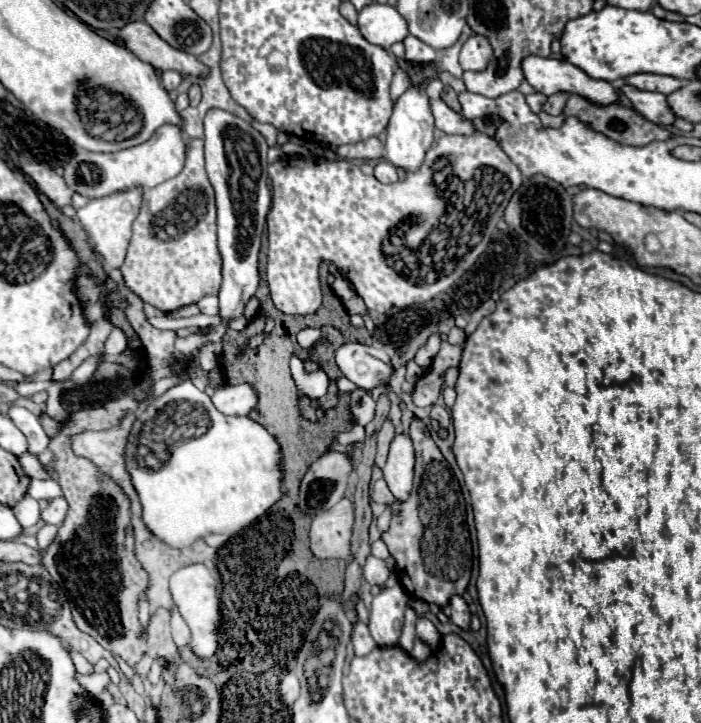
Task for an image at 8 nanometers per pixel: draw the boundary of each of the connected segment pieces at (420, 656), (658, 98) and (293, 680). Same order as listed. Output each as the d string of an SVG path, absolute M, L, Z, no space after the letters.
M416 639L416 645L414 645L414 649L412 649L412 653L410 653L416 661L426 661L430 655L432 655L432 651L430 651L430 647L426 645L426 643L422 643L420 639Z
M622 85L624 95L630 99L630 103L636 107L638 113L642 113L646 119L650 119L656 125L670 127L676 121L676 115L666 103L666 95L662 93L650 93L650 91L638 91L630 85Z
M286 675L280 681L280 695L282 695L282 699L284 699L286 705L292 705L298 699L298 695L300 695L300 683L298 683L296 675Z

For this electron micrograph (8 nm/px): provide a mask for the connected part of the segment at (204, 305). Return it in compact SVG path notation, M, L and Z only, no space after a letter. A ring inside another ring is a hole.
M202 297L202 299L198 301L198 309L200 309L202 313L214 315L216 311L220 311L220 309L218 309L218 297ZM210 311L214 311L214 313L210 313Z

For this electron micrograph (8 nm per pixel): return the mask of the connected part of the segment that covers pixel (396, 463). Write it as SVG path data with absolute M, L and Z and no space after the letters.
M406 433L396 435L390 445L390 455L384 467L384 479L398 503L404 503L412 491L414 479L414 449Z

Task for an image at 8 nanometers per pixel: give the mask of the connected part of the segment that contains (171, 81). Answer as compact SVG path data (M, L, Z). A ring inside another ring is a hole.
M164 71L162 73L162 87L170 93L170 91L174 91L178 85L180 85L180 81L182 81L182 75L178 73L178 71Z

